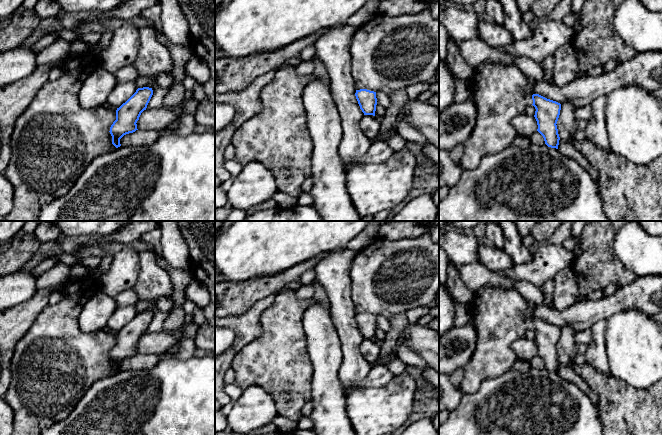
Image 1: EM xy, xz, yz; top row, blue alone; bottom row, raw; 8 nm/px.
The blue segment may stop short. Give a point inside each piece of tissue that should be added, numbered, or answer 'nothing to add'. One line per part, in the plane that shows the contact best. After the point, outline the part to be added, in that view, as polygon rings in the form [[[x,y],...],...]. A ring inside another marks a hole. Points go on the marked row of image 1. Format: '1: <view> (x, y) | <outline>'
1: xz (388, 53) | [[[429,8],[417,14],[404,14],[400,16],[378,14],[371,21],[357,29],[352,38],[349,52],[351,55],[351,75],[354,80],[356,90],[367,89],[376,93],[383,92],[389,94],[395,90],[400,90],[402,88],[406,89],[414,84],[430,80],[435,75],[436,70],[439,68],[439,20],[435,19],[431,15]]]

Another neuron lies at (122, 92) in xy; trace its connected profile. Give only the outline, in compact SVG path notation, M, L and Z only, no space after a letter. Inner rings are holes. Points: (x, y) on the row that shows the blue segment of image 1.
M135 81L117 83L108 96L107 103L116 109L125 103L138 89Z

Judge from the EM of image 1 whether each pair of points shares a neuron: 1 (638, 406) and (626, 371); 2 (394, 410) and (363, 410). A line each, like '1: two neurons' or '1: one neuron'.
1: two neurons
2: one neuron

